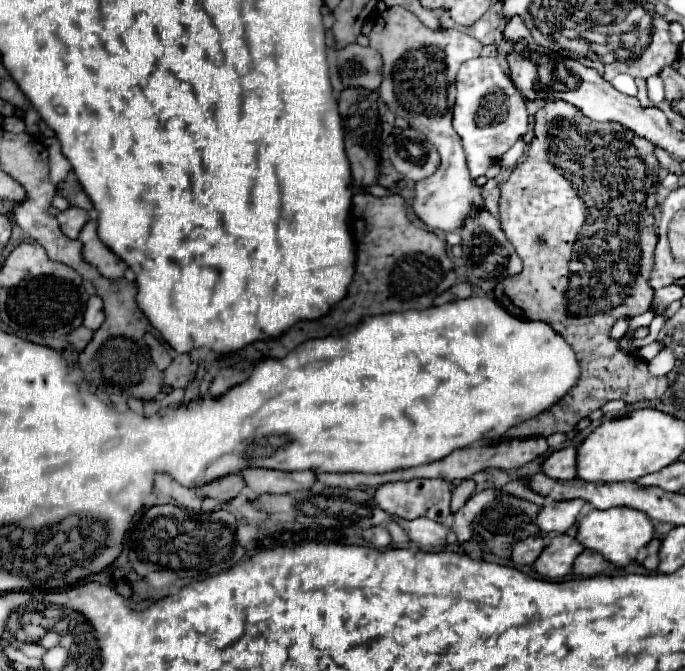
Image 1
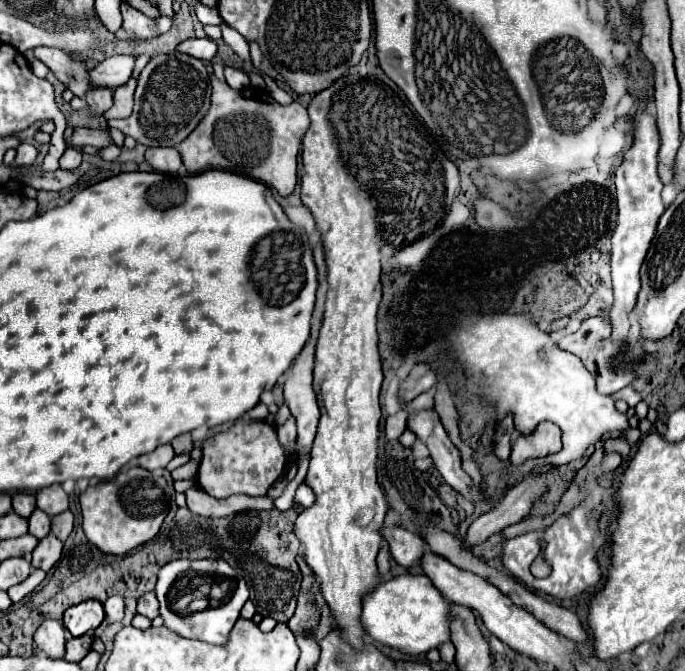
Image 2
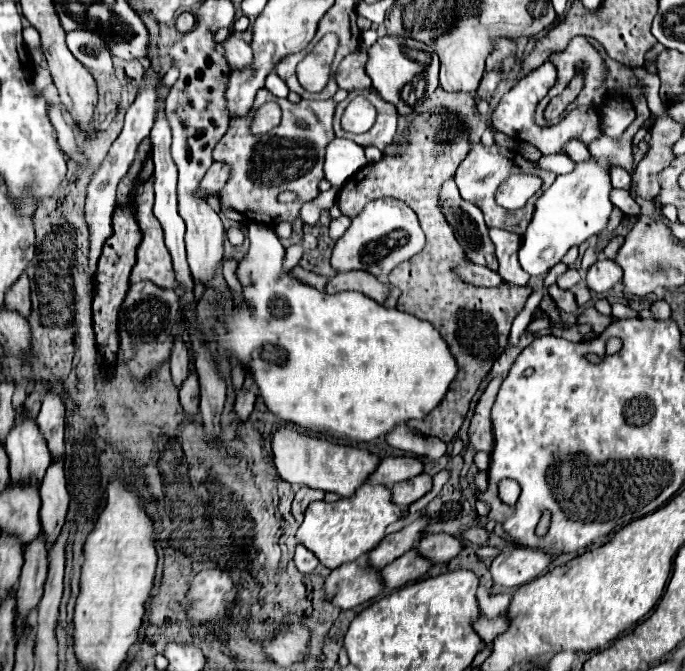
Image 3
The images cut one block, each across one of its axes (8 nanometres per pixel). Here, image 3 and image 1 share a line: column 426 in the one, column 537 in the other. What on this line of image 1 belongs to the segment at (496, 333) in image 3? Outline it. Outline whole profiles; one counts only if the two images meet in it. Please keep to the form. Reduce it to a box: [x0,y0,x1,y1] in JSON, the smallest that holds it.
[490,100,668,444]

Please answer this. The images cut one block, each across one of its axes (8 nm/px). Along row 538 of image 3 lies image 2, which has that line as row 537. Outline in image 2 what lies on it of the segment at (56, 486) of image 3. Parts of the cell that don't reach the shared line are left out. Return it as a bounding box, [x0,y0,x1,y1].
[32,534,62,572]

